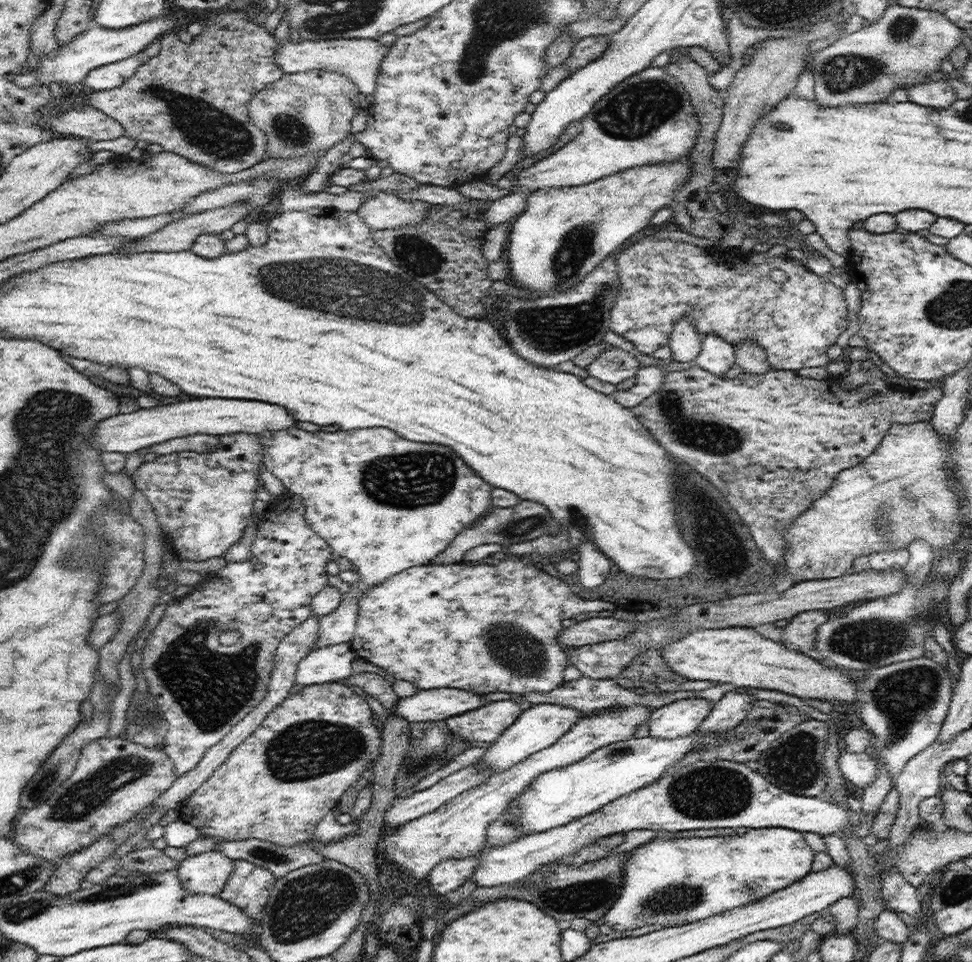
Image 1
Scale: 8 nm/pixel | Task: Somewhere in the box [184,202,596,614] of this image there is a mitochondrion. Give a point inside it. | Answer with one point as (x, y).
(363, 293)

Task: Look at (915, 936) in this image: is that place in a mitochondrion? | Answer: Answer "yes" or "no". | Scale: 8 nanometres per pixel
no

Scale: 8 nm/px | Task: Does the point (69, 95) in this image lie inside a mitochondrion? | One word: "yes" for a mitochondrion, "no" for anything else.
no

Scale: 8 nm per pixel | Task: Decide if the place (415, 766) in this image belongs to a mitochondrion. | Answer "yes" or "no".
yes

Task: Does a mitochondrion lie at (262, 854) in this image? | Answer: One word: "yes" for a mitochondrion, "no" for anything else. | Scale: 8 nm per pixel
yes

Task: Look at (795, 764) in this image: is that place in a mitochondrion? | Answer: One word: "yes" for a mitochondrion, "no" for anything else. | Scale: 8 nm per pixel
yes

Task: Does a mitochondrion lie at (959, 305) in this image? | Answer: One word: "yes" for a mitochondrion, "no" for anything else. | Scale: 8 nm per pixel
yes

